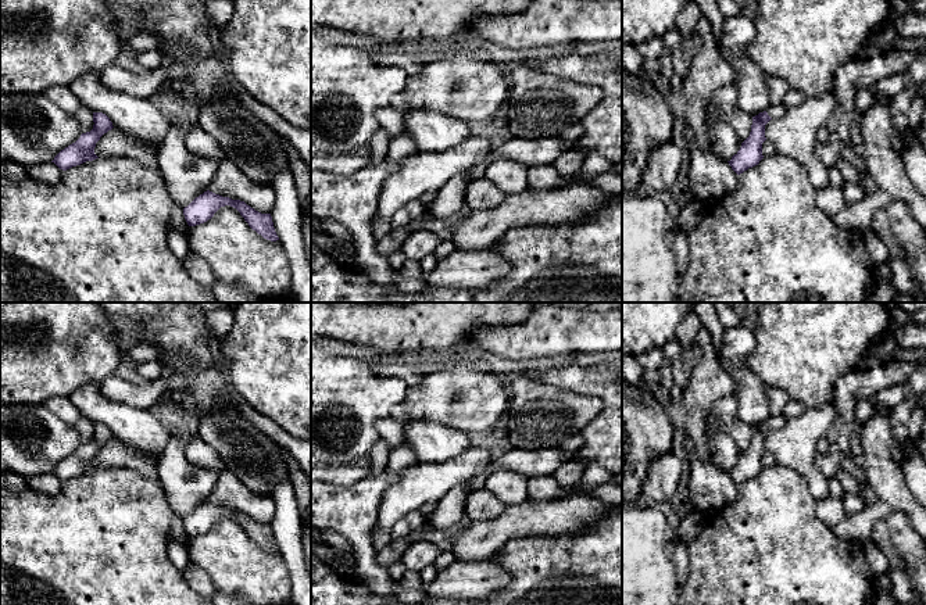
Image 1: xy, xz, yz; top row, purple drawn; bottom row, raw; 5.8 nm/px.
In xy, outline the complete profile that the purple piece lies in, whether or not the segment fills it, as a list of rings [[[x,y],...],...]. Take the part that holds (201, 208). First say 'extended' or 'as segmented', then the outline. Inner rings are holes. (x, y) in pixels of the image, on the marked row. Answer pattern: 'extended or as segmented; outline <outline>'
as segmented; outline [[[210,190],[196,197],[187,207],[183,208],[183,215],[189,226],[196,226],[207,222],[214,214],[225,205],[236,208],[249,226],[261,235],[264,239],[279,240],[271,214],[261,214],[247,205],[244,201],[222,197]]]

